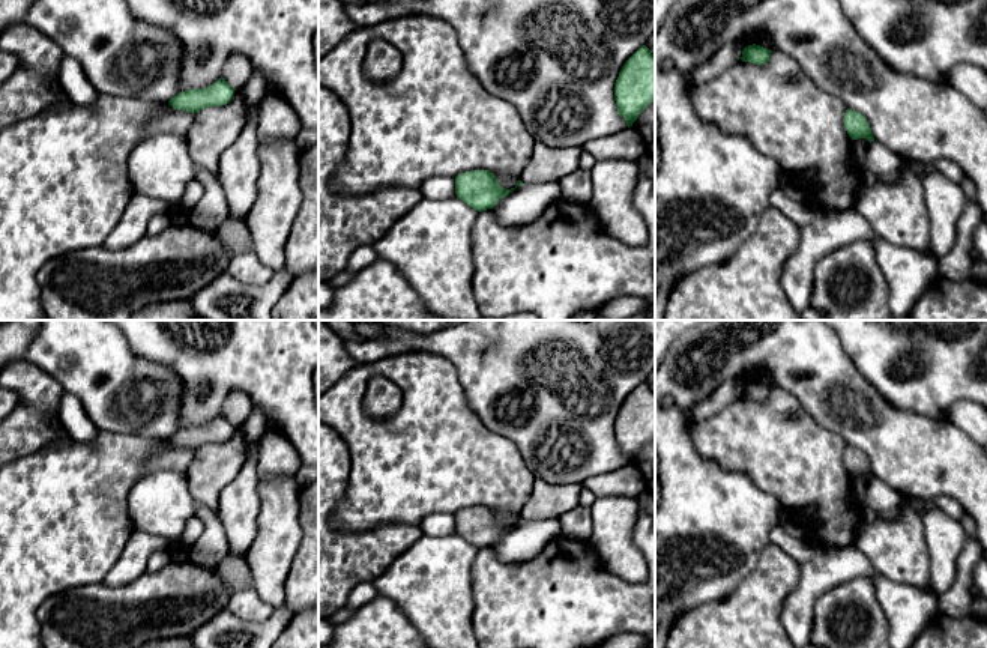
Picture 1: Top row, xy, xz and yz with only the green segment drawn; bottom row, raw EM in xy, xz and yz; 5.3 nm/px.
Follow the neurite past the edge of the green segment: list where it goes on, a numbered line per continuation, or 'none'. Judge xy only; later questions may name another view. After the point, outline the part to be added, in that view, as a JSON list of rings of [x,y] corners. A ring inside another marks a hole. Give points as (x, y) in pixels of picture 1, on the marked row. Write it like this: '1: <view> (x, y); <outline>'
none

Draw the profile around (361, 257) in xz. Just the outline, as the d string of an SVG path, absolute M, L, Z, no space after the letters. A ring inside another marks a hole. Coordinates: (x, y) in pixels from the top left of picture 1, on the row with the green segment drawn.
M359 247L352 253L346 271L356 274L377 260L380 260L380 257L377 256L373 247Z

